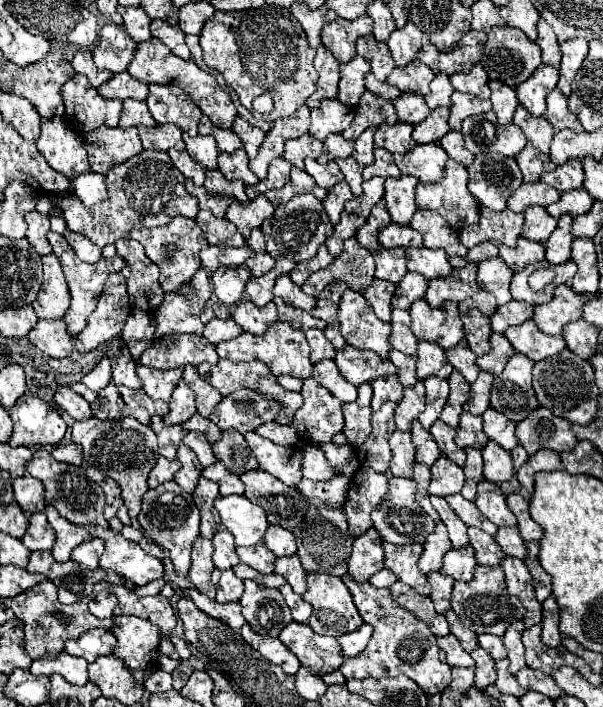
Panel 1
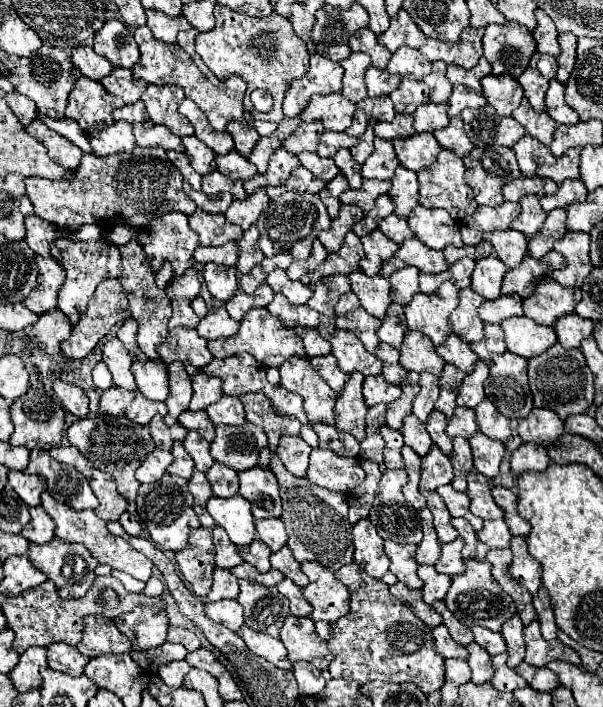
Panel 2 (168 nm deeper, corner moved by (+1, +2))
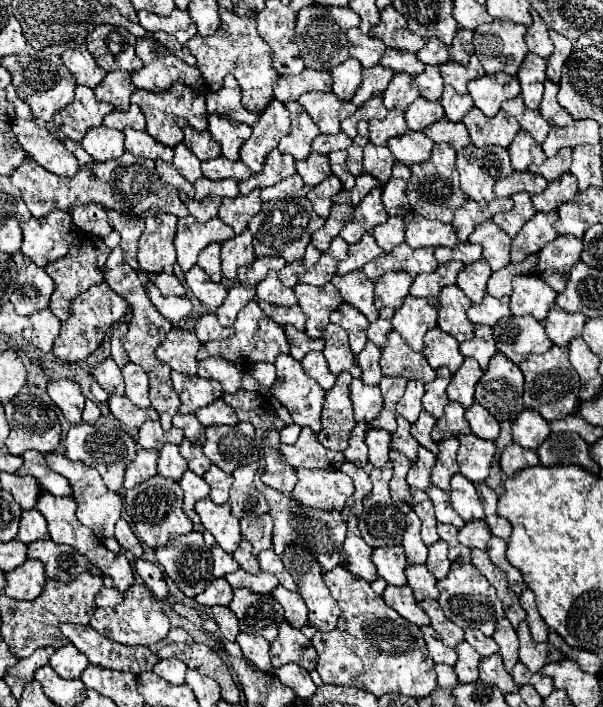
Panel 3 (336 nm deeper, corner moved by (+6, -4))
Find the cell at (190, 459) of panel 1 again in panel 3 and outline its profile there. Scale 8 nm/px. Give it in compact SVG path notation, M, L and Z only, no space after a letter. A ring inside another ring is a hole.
M164 444L164 448L160 450L160 458L158 458L158 474L178 482L186 470L188 466L186 466L186 460L180 456L178 446Z

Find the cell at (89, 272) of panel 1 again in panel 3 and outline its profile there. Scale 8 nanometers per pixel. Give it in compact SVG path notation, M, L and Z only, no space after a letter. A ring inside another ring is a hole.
M82 236L82 238L76 238L72 248L68 250L68 254L60 260L54 260L52 264L46 266L46 272L50 274L50 278L54 280L56 288L54 288L54 294L50 298L50 310L60 318L60 322L66 322L68 316L70 316L70 308L72 308L72 300L76 296L80 296L80 292L86 292L90 286L94 284L100 284L104 280L102 276L102 270L104 270L104 264L106 264L106 258L110 254L110 248L104 244L102 238L98 236Z

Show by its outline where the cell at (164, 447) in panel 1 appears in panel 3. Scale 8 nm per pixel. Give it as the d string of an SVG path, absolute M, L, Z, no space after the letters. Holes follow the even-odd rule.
M144 422L138 430L138 444L146 450L160 450L162 444L170 442L170 444L180 444L180 440L184 438L184 434L178 430L178 428L172 428L168 432L164 432L160 428L158 422Z

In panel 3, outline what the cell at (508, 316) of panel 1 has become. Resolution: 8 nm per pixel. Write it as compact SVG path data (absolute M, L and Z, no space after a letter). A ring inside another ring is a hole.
M490 294L484 296L482 304L472 304L468 308L468 318L474 324L488 324L488 326L496 326L502 318L510 316L510 306L508 306L510 298L494 298Z

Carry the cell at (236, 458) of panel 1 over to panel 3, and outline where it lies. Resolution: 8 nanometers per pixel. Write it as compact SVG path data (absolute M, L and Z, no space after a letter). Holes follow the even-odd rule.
M238 422L234 426L208 426L204 454L224 472L234 472L238 466L260 460L260 450L254 436L254 426Z

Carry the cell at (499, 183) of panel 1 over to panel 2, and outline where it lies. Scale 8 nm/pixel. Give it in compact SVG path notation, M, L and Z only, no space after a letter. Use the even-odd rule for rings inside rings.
M505 146L473 148L463 158L465 182L475 194L475 200L485 206L499 206L503 202L501 188L519 178L515 152Z

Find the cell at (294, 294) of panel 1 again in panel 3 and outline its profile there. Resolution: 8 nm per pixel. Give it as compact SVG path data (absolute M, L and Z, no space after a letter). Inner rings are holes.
M268 272L266 278L256 286L258 300L266 300L276 306L296 306L296 296L292 290L288 290L276 272Z

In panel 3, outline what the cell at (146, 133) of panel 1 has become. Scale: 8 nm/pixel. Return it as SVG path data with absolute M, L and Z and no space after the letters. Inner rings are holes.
M124 130L124 136L126 136L126 150L136 154L136 156L144 156L144 158L152 158L152 160L166 160L166 162L172 162L172 148L164 146L162 142L154 140L148 132L140 132L140 130Z

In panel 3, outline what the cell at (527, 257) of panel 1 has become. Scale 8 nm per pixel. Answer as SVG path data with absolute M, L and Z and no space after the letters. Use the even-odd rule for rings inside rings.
M492 220L476 226L476 232L470 236L472 244L480 244L484 248L484 260L490 264L492 270L500 270L510 262L510 248L512 248L512 238L508 234L500 232Z

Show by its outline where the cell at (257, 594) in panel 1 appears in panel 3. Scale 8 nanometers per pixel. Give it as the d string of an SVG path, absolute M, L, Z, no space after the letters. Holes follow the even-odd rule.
M236 588L230 610L240 620L240 632L262 636L272 642L278 636L278 626L284 620L284 608L272 594L256 594L248 588Z

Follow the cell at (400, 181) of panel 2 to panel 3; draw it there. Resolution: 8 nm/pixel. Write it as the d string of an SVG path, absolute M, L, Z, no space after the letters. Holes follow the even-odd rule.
M396 162L392 168L390 182L382 188L382 202L390 216L406 216L410 212L406 188L410 180L410 168Z

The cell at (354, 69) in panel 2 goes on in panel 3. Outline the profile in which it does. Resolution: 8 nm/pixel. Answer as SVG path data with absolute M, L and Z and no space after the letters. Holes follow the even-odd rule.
M348 58L346 62L332 68L330 74L334 78L334 84L332 84L334 94L340 100L352 100L354 92L362 84L362 64L360 64L360 60Z

